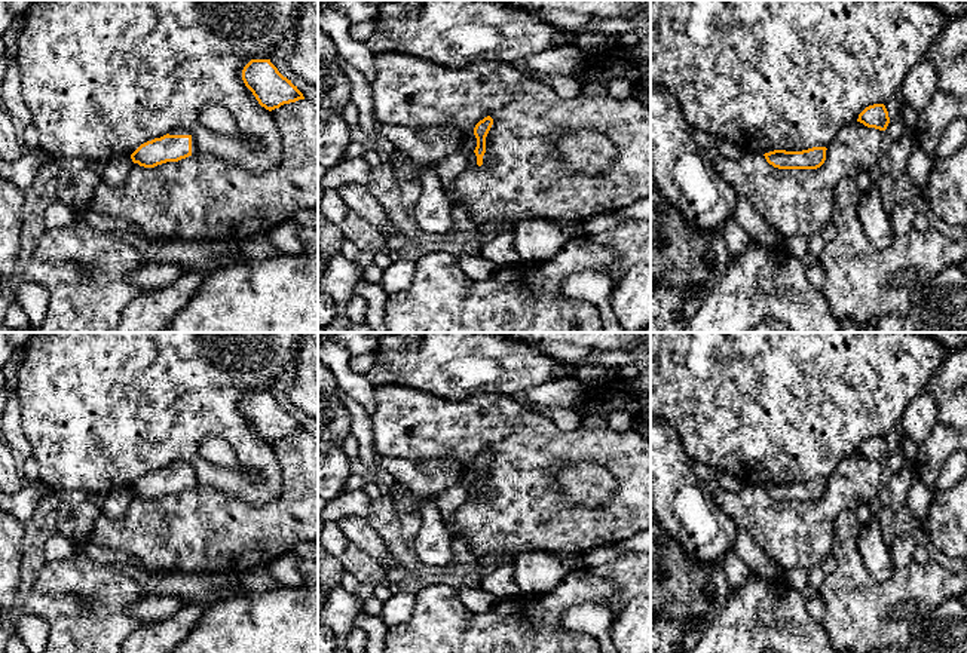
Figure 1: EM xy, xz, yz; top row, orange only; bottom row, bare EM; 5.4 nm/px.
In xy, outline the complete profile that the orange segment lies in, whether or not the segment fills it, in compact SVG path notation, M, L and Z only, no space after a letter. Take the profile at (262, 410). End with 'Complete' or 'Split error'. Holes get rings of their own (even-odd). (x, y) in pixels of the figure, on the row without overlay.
M251 392L242 402L242 413L258 436L269 444L305 432L297 419L284 410L270 392Z. Complete

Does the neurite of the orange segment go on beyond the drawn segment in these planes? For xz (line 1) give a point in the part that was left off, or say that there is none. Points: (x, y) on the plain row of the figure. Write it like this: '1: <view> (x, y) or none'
1: none

